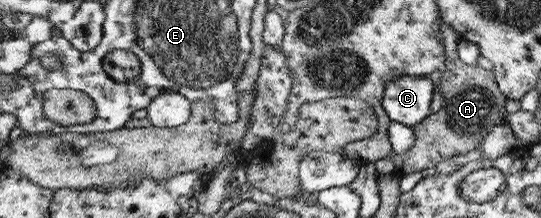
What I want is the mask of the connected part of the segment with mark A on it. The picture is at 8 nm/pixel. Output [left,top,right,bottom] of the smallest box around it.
[391,21,509,175]

